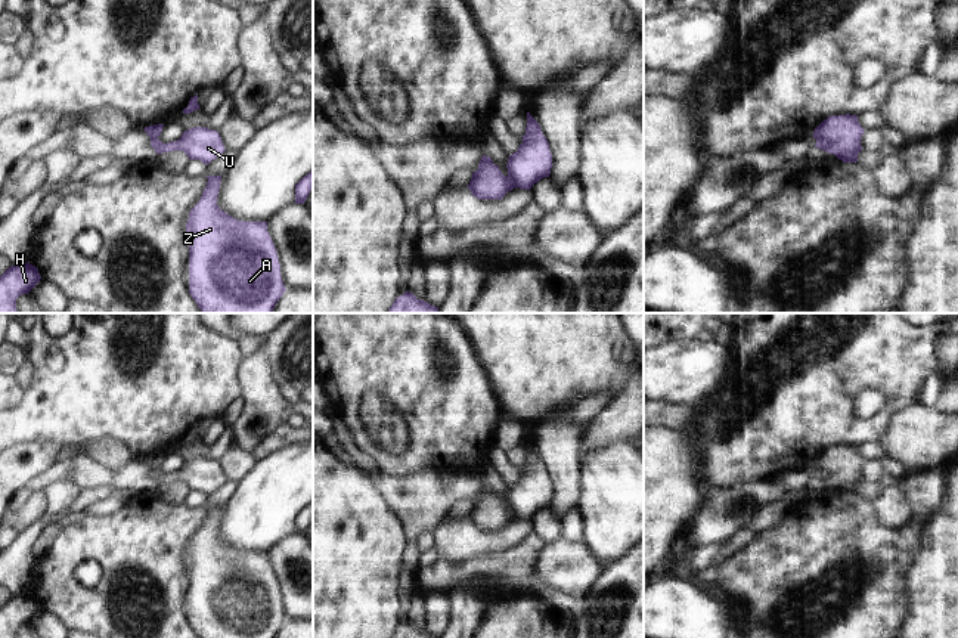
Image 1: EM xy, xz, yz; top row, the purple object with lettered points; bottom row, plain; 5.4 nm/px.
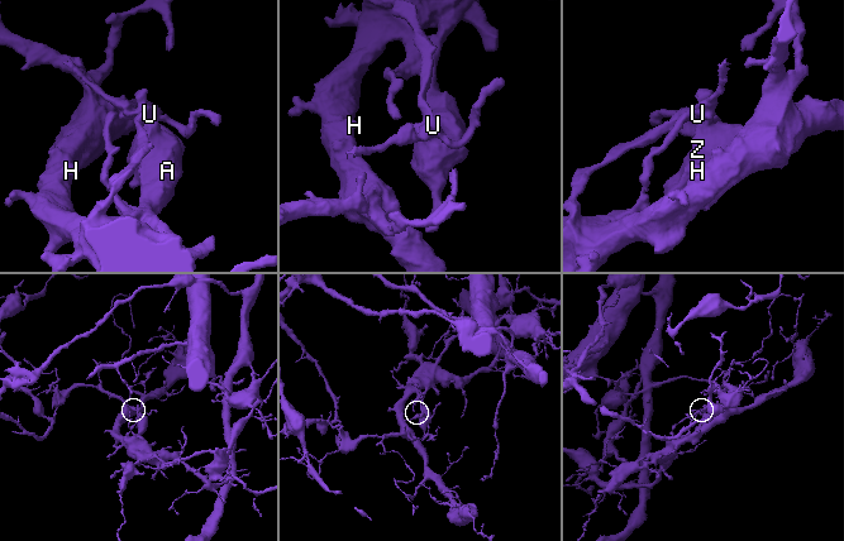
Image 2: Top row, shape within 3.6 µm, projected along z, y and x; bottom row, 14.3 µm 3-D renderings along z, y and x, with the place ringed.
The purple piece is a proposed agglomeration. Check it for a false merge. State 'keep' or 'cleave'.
cleave

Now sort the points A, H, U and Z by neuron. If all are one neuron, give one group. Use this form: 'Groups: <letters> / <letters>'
Groups: A Z / H U.

